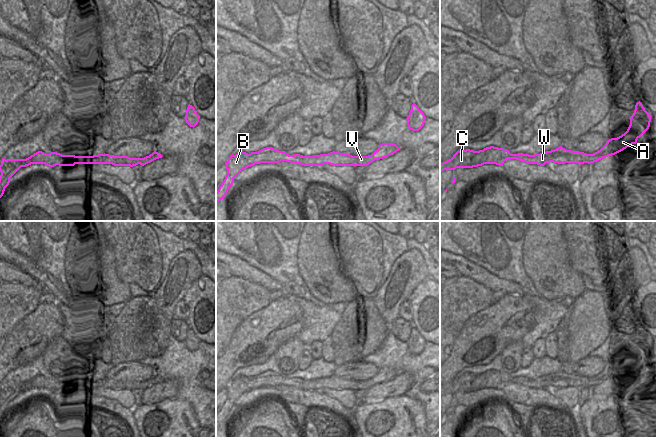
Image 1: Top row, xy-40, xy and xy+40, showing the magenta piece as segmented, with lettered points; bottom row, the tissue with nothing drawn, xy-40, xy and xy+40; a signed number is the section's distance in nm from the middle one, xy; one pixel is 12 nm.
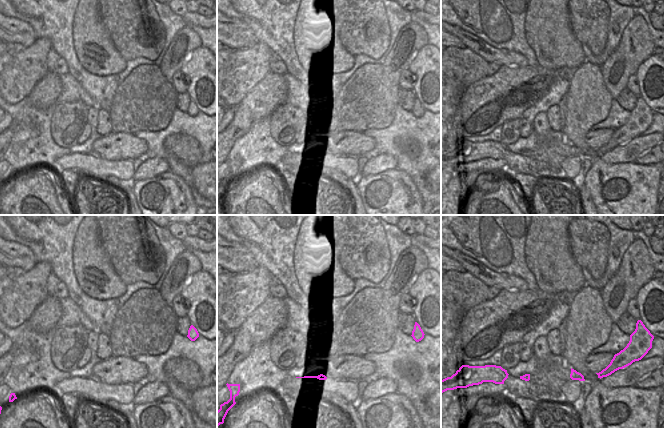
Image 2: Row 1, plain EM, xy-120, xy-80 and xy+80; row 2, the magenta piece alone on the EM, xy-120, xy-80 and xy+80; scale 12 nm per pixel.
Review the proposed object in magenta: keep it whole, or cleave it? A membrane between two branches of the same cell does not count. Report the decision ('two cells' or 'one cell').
two cells

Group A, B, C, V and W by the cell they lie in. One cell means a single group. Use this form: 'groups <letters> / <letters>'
groups A B V W / C

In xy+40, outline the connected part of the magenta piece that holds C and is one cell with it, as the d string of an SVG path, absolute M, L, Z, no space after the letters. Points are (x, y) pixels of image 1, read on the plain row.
M488 371L484 372L483 374L479 374L479 375L474 375L474 374L470 374L470 373L457 375L451 383L449 383L443 387L440 387L440 396L442 396L444 394L455 394L456 392L470 392L472 381L475 378L482 376L486 373L488 373Z

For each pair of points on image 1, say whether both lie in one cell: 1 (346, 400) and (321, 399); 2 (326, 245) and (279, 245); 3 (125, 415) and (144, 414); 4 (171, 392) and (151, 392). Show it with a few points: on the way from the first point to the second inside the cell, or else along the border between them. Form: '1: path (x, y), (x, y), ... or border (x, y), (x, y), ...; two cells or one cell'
1: border (316, 391), (321, 391), (339, 400), (350, 409); two cells
2: border (302, 231), (299, 237), (297, 269); two cells
3: border (132, 412), (132, 417), (137, 426); two cells
4: path (166, 392), (156, 392); one cell

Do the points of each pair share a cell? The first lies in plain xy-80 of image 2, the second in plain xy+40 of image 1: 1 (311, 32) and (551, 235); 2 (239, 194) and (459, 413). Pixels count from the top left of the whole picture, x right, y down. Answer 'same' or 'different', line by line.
1: same
2: different

